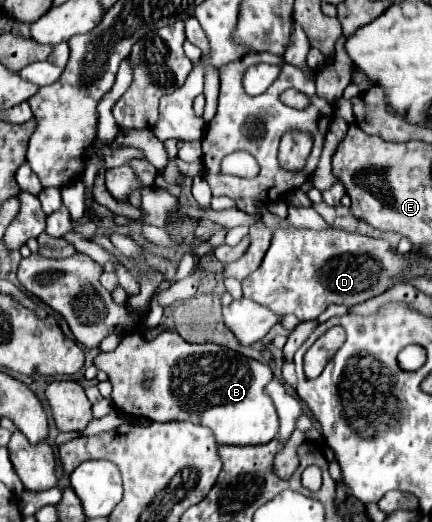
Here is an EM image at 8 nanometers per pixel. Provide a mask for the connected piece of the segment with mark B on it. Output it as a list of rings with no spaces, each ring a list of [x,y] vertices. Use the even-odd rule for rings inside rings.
[[[162,332],[154,340],[146,340],[140,333],[127,334],[120,340],[118,348],[106,354],[98,354],[94,364],[104,370],[114,386],[110,398],[116,408],[130,416],[144,416],[154,422],[164,422],[164,410],[170,410],[170,420],[190,420],[198,422],[214,432],[218,444],[230,446],[256,446],[270,442],[278,432],[278,414],[272,400],[264,394],[264,386],[272,380],[272,370],[246,358],[238,352],[232,352],[216,344],[190,344],[180,338],[176,332]],[[152,378],[148,390],[140,388],[140,382]]]

